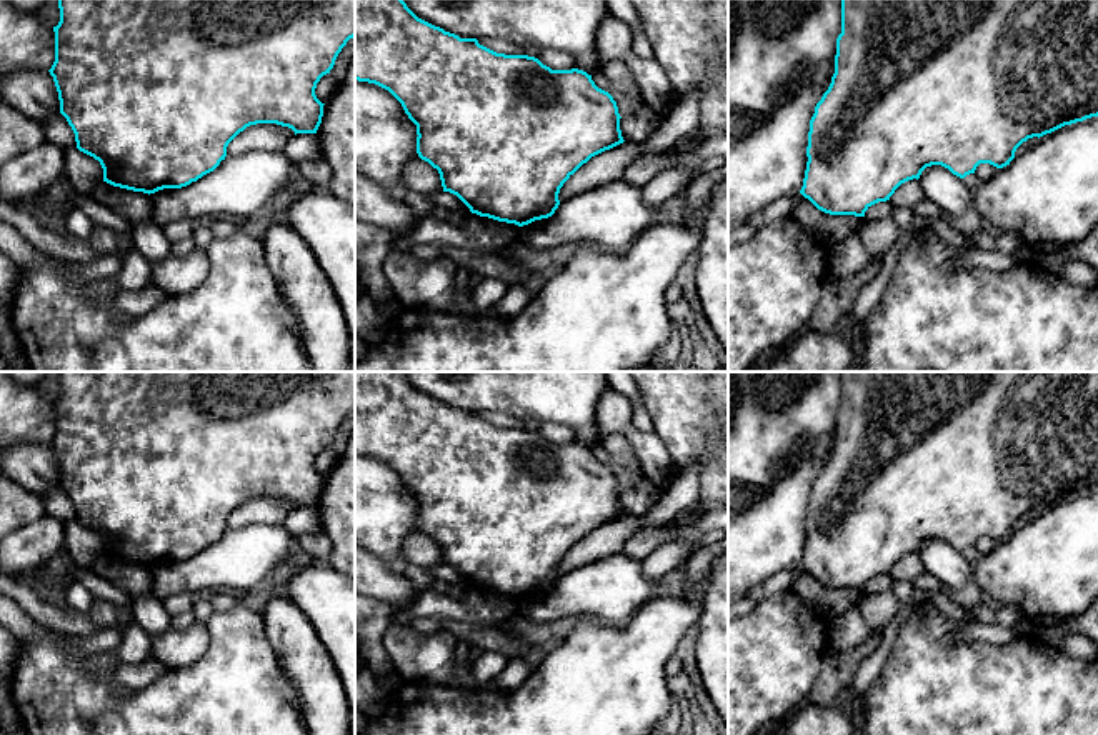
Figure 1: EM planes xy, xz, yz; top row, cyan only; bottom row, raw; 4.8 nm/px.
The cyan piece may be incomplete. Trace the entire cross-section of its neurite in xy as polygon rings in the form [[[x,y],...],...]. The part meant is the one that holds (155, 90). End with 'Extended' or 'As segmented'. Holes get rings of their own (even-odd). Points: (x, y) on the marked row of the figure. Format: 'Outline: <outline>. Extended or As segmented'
Outline: [[[58,0],[60,22],[55,32],[53,77],[60,113],[75,133],[77,148],[100,162],[103,182],[143,193],[163,188],[182,188],[213,172],[227,157],[228,143],[247,127],[277,123],[297,133],[317,133],[323,105],[315,88],[320,78],[350,38],[355,37],[355,0]]]. As segmented

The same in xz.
Outline: [[[355,0],[355,80],[378,85],[402,103],[408,118],[417,125],[417,153],[438,170],[443,192],[457,195],[472,213],[518,227],[551,217],[560,205],[558,193],[563,183],[591,157],[625,142],[616,102],[608,92],[598,88],[586,72],[551,70],[535,57],[497,53],[480,45],[477,38],[460,38],[418,18],[403,0]]]. As segmented

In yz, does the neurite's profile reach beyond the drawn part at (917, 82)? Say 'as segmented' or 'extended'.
as segmented

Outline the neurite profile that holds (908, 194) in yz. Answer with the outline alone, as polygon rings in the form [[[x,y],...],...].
[[[916,178],[901,183],[890,197],[890,203],[895,207],[915,207],[925,200],[925,193]]]

